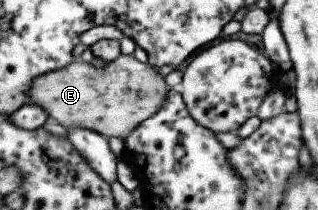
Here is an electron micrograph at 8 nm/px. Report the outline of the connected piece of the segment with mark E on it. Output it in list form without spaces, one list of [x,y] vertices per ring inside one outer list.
[[[122,55],[100,69],[78,58],[64,70],[54,70],[38,78],[34,82],[28,103],[41,105],[46,111],[49,111],[50,117],[59,121],[60,125],[68,130],[73,127],[81,127],[97,131],[107,138],[126,139],[141,123],[156,115],[167,102],[170,90],[168,90],[164,75],[160,75],[157,69],[149,61],[142,63],[132,55]]]

